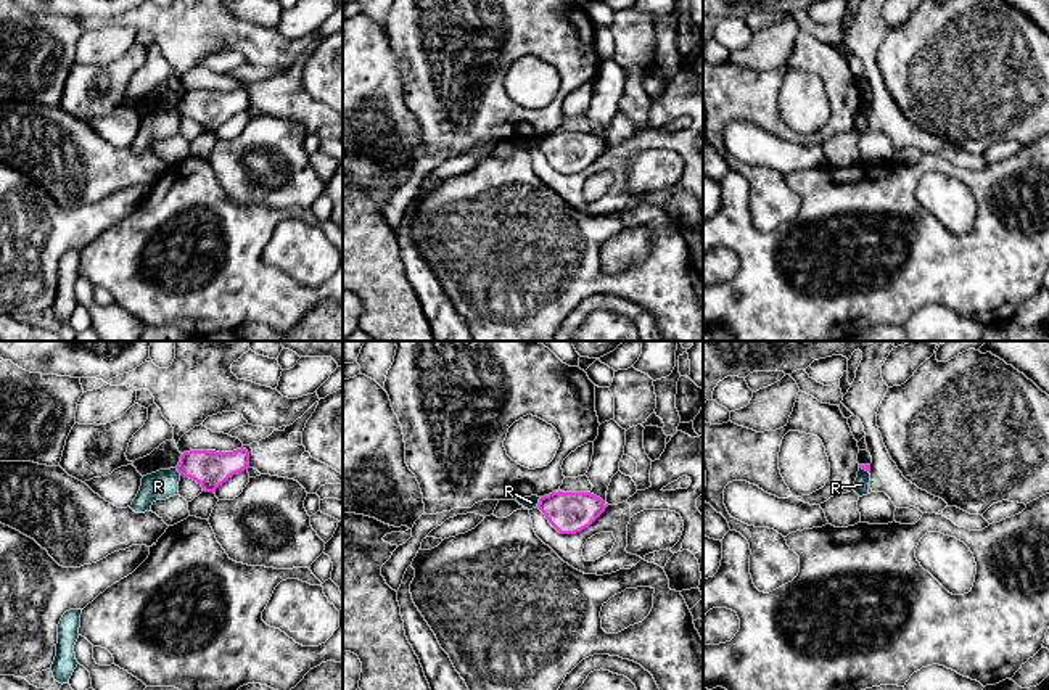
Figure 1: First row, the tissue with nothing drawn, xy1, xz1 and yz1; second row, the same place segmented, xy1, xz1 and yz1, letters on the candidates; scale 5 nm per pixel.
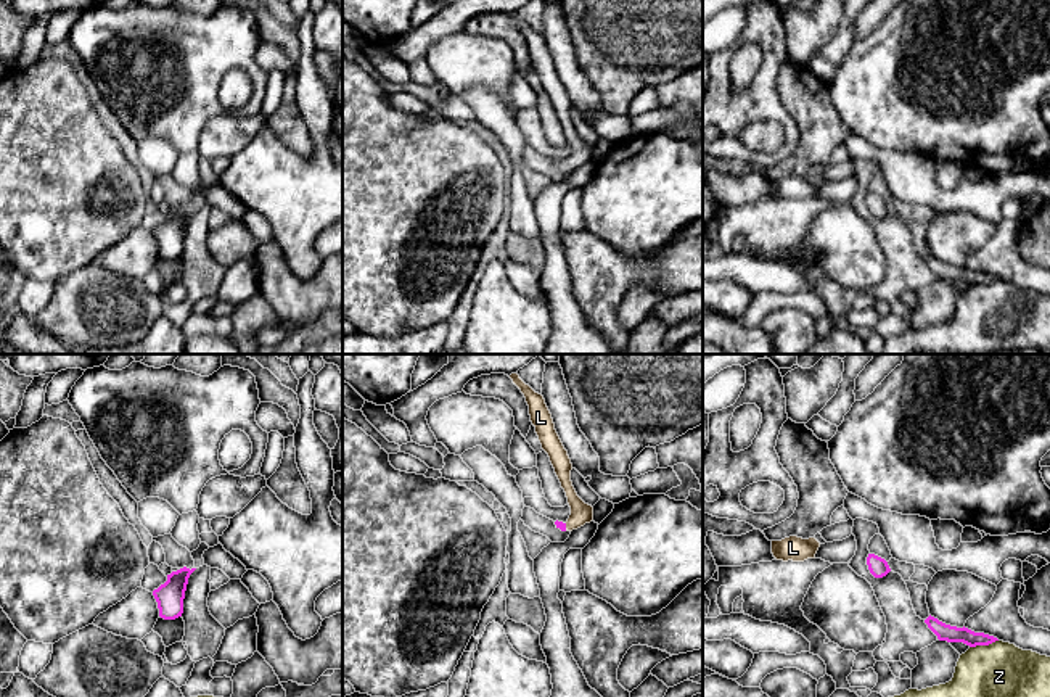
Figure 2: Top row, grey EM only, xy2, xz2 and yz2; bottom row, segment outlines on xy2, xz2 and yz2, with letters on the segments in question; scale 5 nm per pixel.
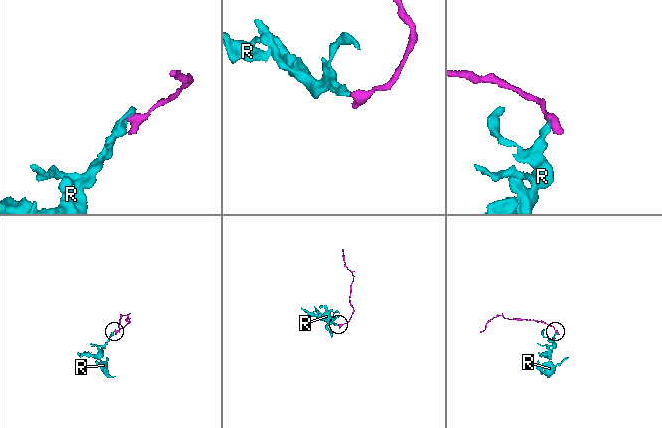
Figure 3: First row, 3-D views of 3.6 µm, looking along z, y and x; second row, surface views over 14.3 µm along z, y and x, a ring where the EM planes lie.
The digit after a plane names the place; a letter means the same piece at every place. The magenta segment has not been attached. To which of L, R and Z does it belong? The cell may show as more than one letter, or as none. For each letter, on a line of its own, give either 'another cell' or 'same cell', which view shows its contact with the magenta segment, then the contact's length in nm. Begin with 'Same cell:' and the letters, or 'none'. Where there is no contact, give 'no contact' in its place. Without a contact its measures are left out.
Same cell: L
L: same cell; contact in xz2; length 30 nm
R: another cell; contact in xz1; length 50 nm
Z: another cell; contact in yz2; length 150 nm

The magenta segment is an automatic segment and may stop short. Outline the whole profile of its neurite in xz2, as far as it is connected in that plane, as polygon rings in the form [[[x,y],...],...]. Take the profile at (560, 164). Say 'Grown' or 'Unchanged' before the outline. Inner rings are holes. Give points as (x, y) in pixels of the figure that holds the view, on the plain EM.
Grown. [[[511,13],[510,18],[521,29],[529,45],[531,61],[535,66],[535,72],[542,84],[542,89],[548,93],[555,113],[566,132],[568,143],[571,146],[571,155],[566,163],[555,161],[556,167],[561,171],[572,171],[593,159],[593,146],[585,143],[576,132],[571,121],[572,103],[564,89],[552,58],[552,53],[545,43],[542,34],[535,32],[529,24],[526,24],[518,13]]]

